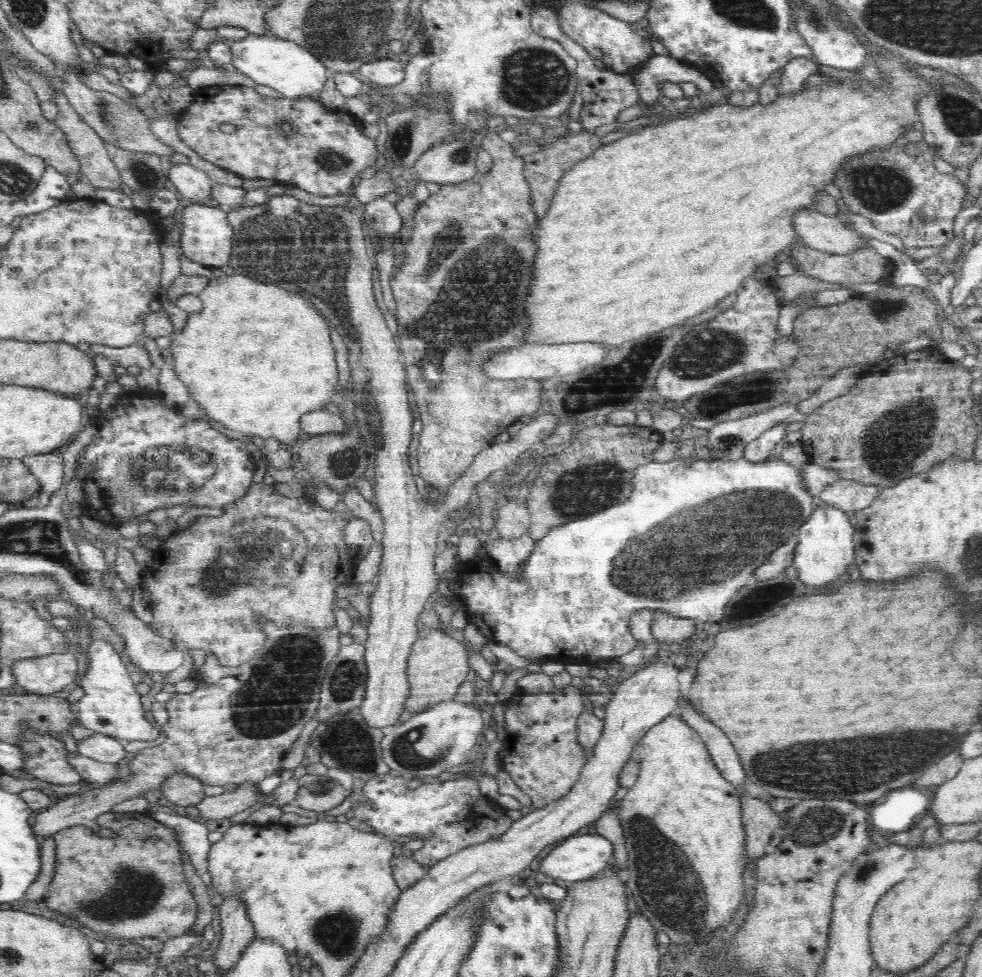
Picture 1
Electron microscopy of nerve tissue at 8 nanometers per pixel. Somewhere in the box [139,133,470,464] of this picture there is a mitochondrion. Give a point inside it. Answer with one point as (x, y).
(309, 248)

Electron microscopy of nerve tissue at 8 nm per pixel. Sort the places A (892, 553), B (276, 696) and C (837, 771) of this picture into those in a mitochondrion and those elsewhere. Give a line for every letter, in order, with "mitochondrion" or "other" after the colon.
A: other
B: mitochondrion
C: mitochondrion

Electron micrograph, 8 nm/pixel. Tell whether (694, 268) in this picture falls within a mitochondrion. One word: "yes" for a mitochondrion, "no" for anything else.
no

